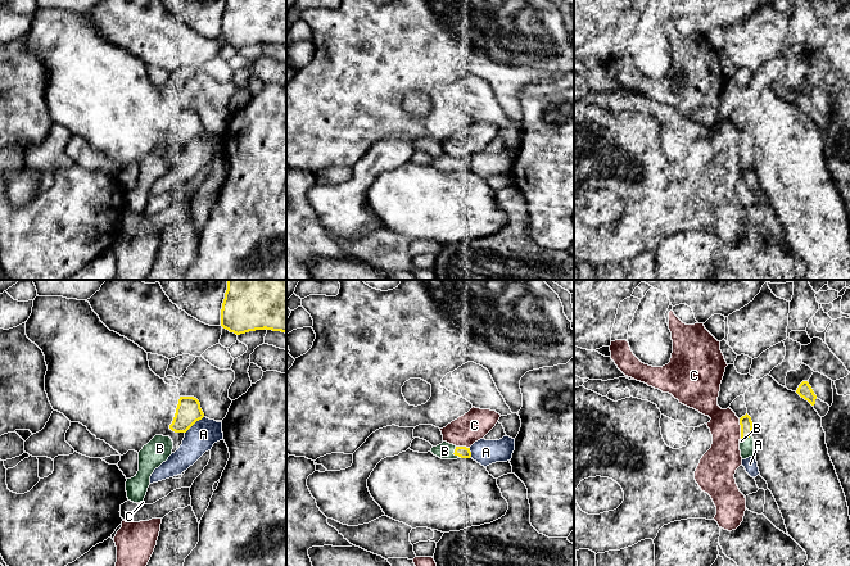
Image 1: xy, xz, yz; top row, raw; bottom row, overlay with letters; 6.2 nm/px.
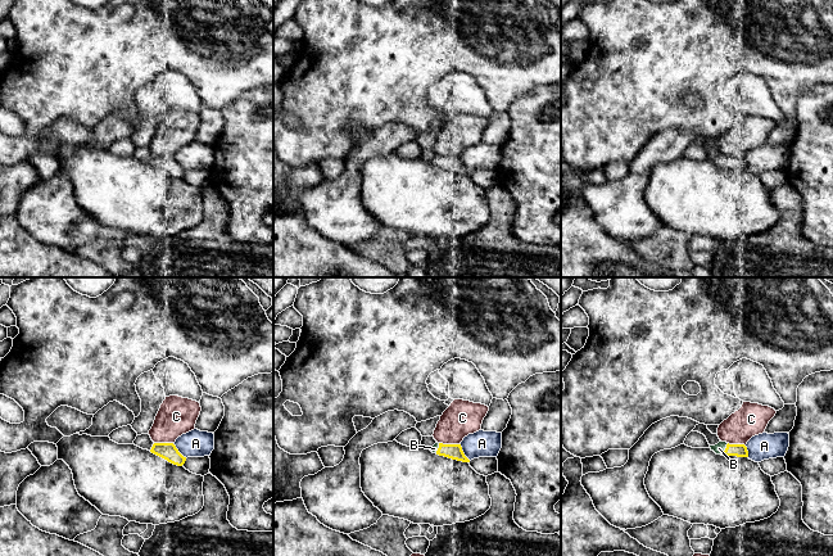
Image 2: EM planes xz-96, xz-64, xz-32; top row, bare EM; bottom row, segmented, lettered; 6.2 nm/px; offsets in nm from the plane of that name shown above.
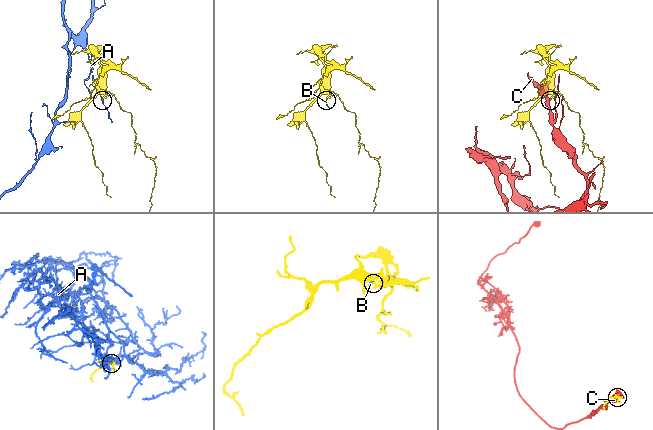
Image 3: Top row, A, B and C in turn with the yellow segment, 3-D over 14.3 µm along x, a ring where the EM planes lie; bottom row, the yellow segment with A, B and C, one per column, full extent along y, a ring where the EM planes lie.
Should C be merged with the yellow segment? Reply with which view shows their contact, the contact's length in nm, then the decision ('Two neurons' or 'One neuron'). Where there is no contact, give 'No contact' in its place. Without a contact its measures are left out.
Touches yellow in yz. Shared border 130 nm. Two neurons

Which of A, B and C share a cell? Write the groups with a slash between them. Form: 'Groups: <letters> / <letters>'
Groups: A / B / C

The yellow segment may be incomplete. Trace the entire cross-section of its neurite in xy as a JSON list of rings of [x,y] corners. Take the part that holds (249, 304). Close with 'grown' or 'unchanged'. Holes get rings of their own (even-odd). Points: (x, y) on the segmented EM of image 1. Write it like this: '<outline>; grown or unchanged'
[[[227,280],[221,326],[236,335],[265,329],[286,334],[286,280]]]; unchanged

